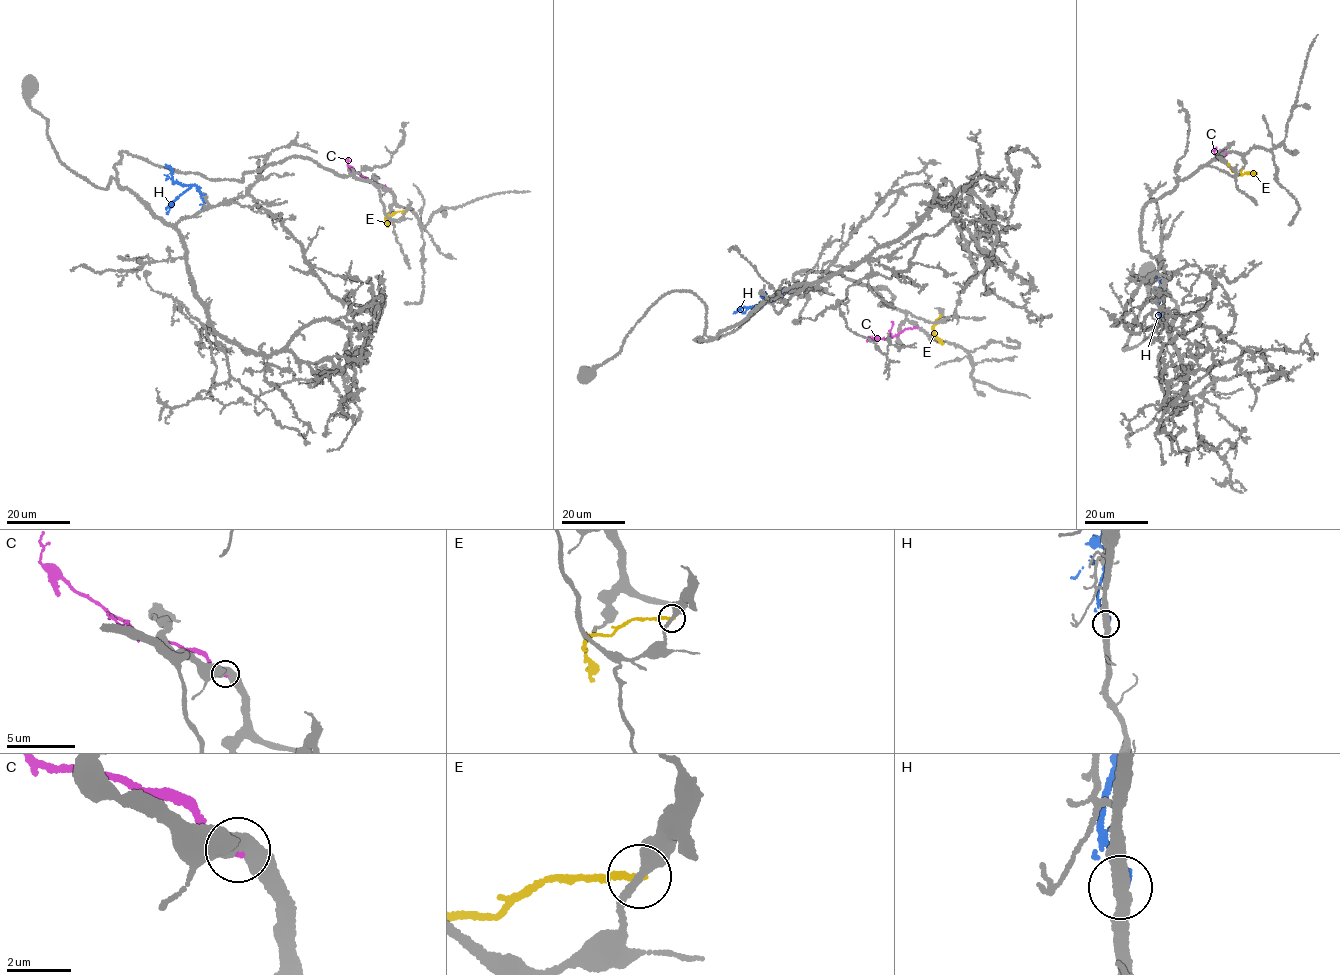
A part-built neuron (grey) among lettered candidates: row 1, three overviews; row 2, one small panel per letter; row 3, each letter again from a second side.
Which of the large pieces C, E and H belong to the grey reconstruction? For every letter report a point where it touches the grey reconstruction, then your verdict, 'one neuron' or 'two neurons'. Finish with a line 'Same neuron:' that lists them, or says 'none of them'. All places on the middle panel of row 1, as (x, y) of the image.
C: (917, 327) | two neurons
E: (942, 315) | two neurons
H: (788, 289) | two neurons
Same neuron: none of them

